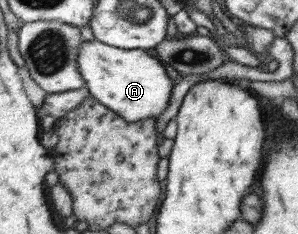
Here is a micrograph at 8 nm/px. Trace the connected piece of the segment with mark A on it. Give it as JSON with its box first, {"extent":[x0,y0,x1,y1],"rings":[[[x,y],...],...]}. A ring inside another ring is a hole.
{"extent":[76,39,174,123],"rings":[[[95,39],[80,41],[76,66],[88,95],[129,123],[147,118],[155,120],[166,108],[174,84],[167,76],[165,67],[146,50],[124,50]]]}

